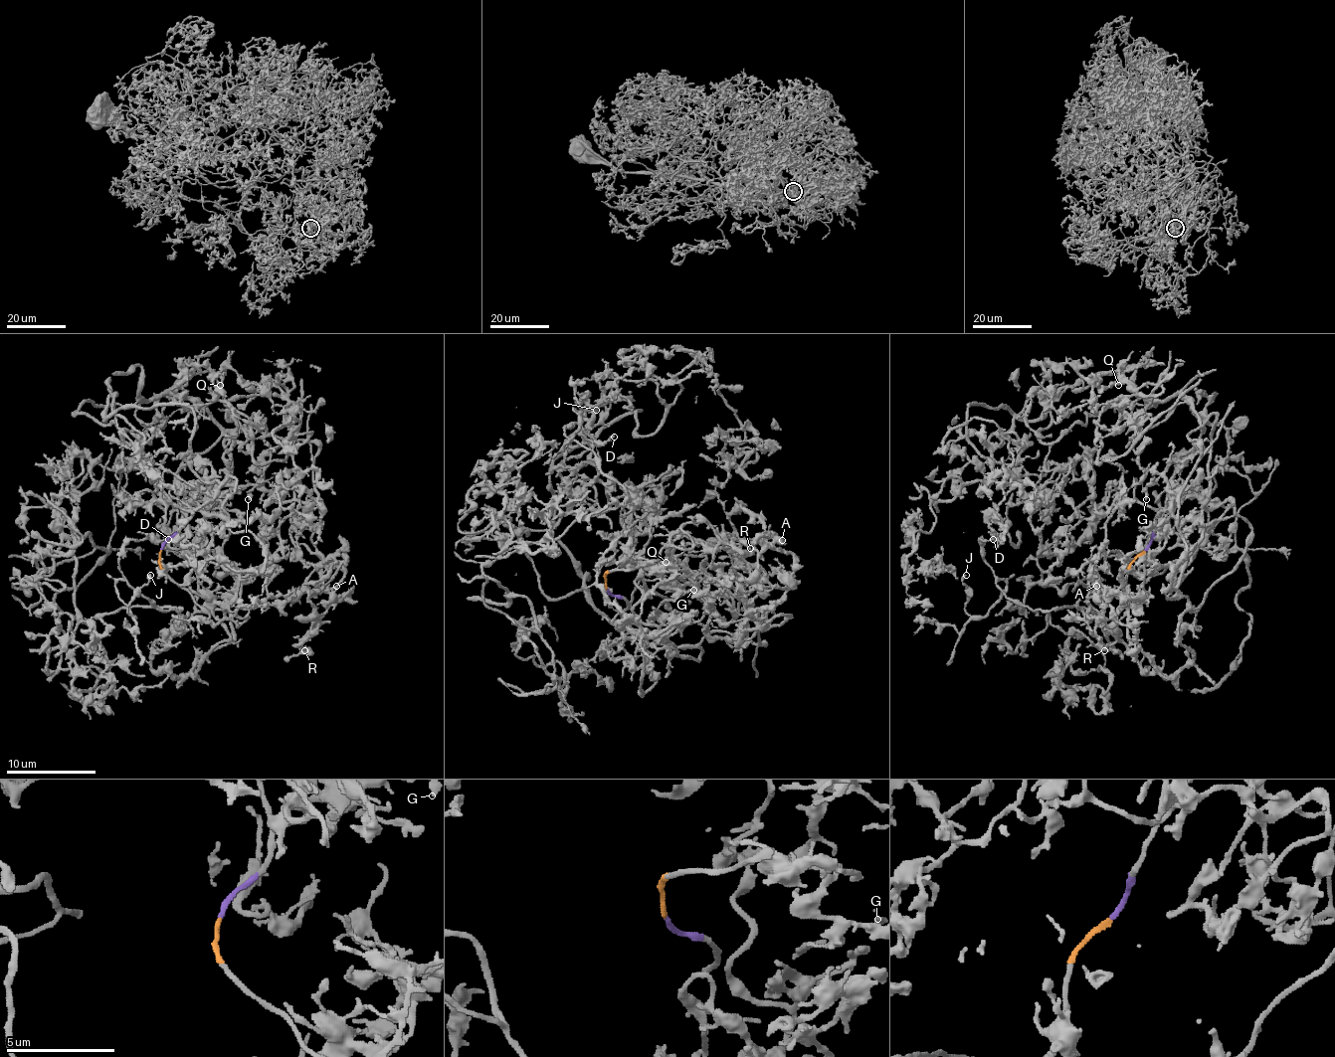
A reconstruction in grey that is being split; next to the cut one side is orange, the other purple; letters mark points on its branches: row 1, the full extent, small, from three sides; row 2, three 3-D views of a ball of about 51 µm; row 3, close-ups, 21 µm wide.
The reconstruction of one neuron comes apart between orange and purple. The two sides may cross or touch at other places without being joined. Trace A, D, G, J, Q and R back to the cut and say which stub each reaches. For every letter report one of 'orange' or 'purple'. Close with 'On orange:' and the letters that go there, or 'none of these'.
A: orange
D: purple
G: purple
J: purple
Q: purple
R: orange
On orange: A, R

